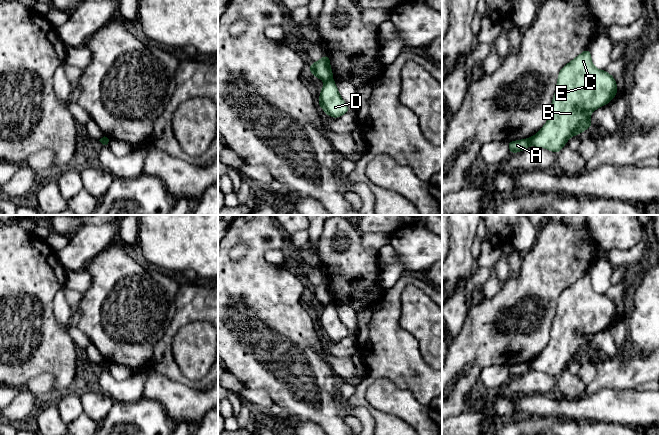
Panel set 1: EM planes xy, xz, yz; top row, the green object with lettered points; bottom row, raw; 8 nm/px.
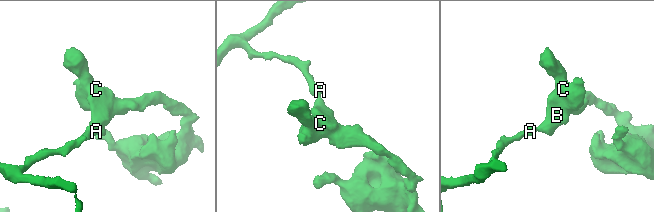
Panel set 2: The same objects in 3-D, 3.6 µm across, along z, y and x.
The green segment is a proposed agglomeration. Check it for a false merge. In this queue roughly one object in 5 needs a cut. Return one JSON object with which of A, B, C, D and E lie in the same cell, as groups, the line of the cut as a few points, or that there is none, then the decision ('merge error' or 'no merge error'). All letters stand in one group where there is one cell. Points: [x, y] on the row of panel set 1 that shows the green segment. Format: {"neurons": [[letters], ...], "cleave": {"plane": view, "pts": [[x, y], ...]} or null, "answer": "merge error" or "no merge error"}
{"neurons": [["A"], ["B", "C", "D", "E"]], "cleave": {"plane": "xz", "pts": [[332, 78], [325, 82]]}, "answer": "merge error"}

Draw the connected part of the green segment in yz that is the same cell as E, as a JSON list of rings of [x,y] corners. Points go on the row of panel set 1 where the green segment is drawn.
[[[589,48],[584,50],[559,71],[549,118],[541,130],[530,138],[531,145],[559,153],[572,136],[581,134],[593,125],[591,113],[609,104],[617,94],[615,78],[606,70],[597,69],[592,63]]]

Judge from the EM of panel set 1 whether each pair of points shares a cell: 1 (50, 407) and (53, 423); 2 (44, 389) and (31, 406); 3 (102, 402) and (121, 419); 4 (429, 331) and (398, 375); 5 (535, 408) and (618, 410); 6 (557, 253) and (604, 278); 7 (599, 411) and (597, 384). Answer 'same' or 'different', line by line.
1: same
2: different
3: different
4: different
5: same
6: different
7: different

